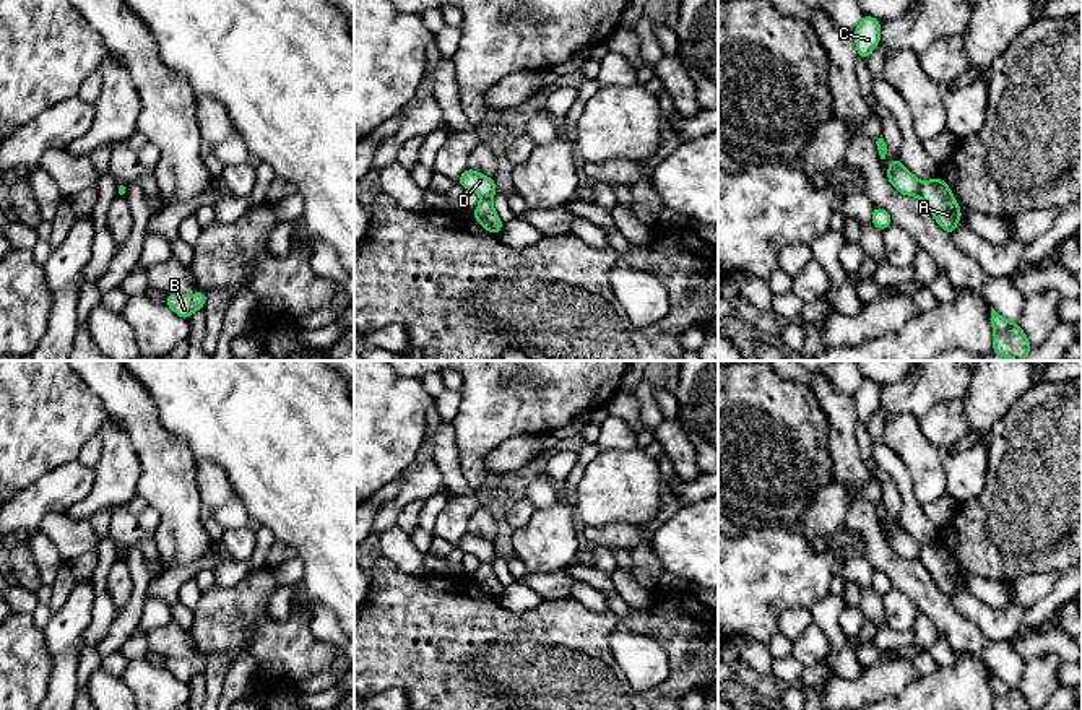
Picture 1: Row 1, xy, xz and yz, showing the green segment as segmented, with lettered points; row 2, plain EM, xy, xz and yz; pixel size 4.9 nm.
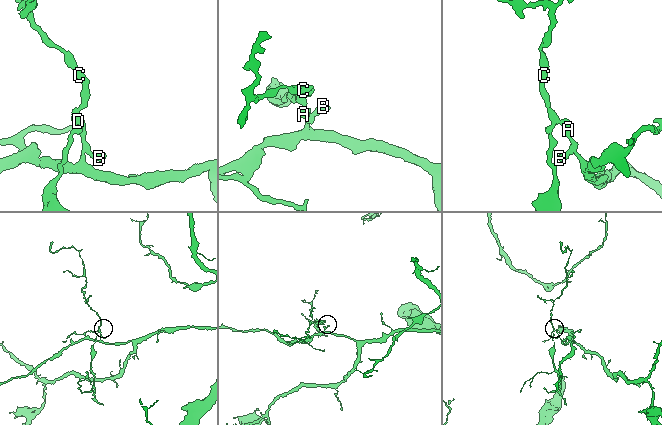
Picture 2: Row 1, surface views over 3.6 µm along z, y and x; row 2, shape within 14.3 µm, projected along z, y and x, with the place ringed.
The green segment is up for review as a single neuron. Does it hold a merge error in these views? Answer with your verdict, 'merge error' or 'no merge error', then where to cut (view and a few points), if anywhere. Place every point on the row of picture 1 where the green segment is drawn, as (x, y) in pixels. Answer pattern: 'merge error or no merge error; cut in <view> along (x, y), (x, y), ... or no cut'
merge error; cut in yz along (921, 182), (917, 195)

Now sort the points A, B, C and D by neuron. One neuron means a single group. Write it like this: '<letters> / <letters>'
A B / C D

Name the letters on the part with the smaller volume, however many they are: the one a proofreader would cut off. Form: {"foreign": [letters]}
{"foreign": ["C", "D"]}

